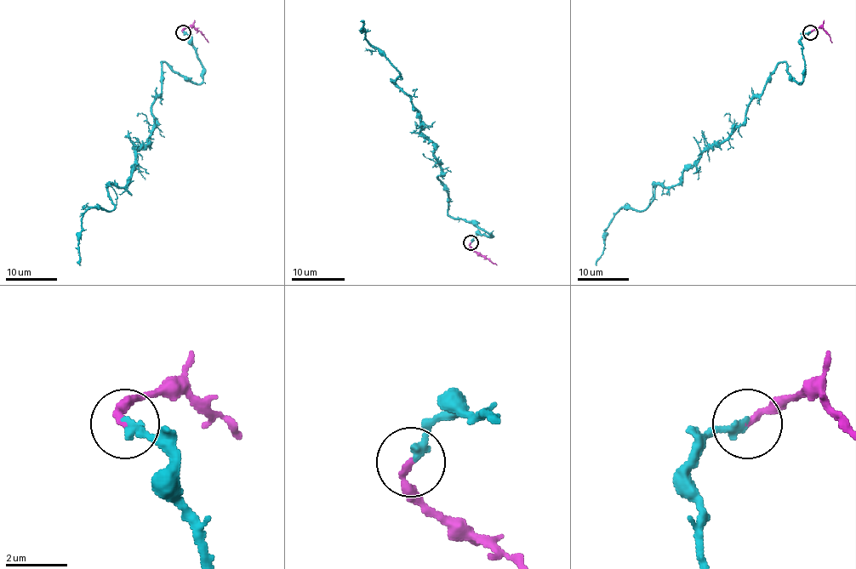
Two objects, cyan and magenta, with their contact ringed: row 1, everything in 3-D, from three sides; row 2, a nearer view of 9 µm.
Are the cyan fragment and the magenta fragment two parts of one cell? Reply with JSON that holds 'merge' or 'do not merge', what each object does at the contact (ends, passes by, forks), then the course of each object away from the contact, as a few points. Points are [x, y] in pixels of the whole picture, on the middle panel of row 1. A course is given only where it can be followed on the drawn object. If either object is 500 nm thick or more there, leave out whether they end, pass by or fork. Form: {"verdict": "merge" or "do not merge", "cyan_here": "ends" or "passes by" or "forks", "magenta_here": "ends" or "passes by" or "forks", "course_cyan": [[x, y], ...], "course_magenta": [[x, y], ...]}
{"verdict": "merge", "cyan_here": "ends", "magenta_here": "ends", "course_cyan": [[470, 242], [478, 233], [490, 236], [447, 212], [435, 145], [392, 82], [397, 70], [367, 41], [363, 19]], "course_magenta": [[470, 242], [473, 248], [497, 264]]}

